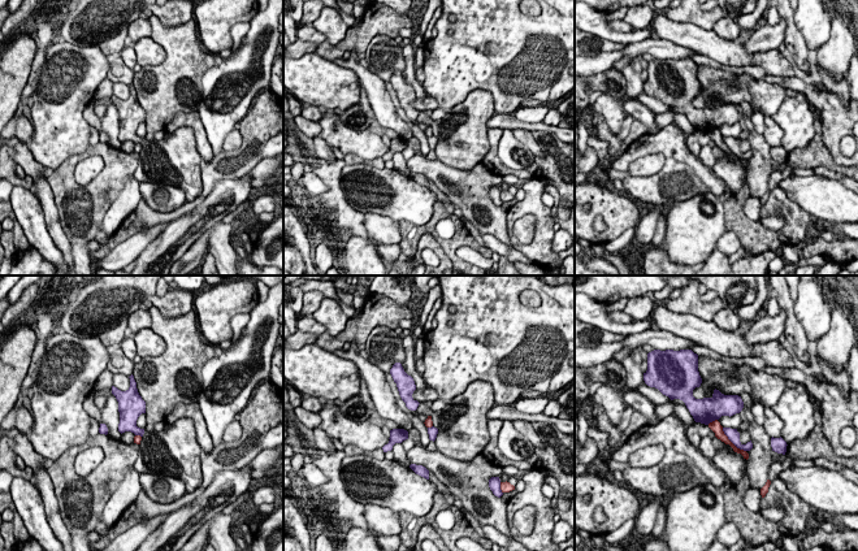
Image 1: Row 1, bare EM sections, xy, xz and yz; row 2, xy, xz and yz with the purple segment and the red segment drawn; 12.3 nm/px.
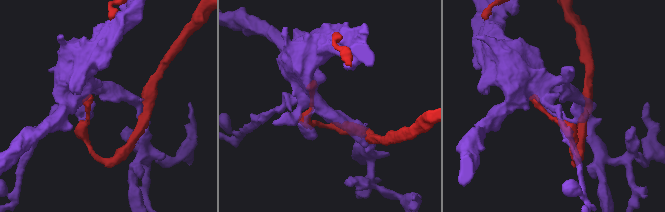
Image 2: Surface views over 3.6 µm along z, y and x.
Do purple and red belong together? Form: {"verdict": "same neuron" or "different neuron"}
{"verdict": "same neuron"}

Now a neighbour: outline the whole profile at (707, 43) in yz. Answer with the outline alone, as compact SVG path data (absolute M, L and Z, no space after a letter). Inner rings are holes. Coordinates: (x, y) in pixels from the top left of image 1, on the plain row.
M664 12L654 14L654 30L659 39L671 40L676 45L689 48L719 64L736 68L751 65L754 55L748 53L742 44L723 39L714 30L671 21Z

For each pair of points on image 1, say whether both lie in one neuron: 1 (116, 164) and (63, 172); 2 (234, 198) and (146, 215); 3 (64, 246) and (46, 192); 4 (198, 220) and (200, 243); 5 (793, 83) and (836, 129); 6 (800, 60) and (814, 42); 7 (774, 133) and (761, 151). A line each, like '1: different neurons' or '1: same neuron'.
1: same neuron
2: different neurons
3: same neuron
4: different neurons
5: same neuron
6: different neurons
7: different neurons

